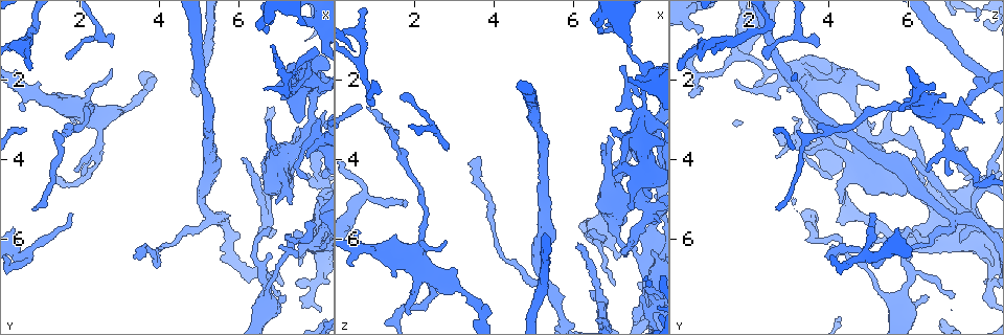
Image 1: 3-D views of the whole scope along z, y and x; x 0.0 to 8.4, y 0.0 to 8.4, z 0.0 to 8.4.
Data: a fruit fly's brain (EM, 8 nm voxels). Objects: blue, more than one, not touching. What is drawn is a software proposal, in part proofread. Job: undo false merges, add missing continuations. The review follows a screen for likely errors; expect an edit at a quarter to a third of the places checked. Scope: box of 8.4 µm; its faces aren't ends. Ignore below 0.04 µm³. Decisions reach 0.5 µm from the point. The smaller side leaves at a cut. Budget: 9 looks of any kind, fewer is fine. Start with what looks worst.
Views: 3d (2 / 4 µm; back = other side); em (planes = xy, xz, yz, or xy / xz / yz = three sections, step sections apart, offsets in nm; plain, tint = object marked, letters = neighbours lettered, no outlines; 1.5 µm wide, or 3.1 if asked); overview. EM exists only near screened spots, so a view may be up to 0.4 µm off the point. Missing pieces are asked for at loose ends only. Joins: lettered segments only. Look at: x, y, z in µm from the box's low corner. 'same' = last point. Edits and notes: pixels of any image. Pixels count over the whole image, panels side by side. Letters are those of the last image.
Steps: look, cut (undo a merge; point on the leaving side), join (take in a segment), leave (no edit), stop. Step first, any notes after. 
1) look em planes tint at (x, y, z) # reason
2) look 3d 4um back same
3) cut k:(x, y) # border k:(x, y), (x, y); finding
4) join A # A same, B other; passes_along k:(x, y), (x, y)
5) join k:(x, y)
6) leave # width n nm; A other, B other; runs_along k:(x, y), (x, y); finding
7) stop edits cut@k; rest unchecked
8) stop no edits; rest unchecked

look 3d 2um at (7.75, 1.85, 2.65) # thin arm on a thick one

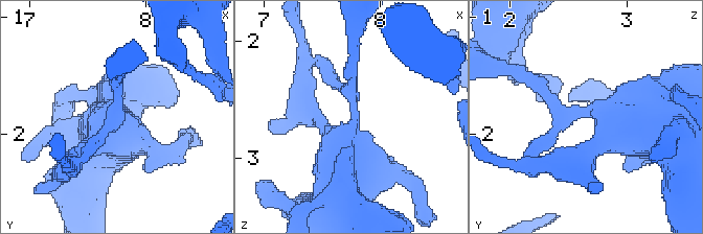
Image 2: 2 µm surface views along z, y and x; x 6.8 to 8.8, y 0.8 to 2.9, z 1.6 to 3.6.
look em planes letters at (7.74, 1.84, 2.68) # need the tissue

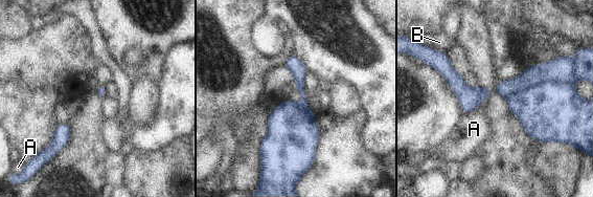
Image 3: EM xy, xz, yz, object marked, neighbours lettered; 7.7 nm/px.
cut 3:(561, 69) # width 70 nm; longest_contact A 120 nm; A other, B other; a second neuron is stuck on

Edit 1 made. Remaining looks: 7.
look overview

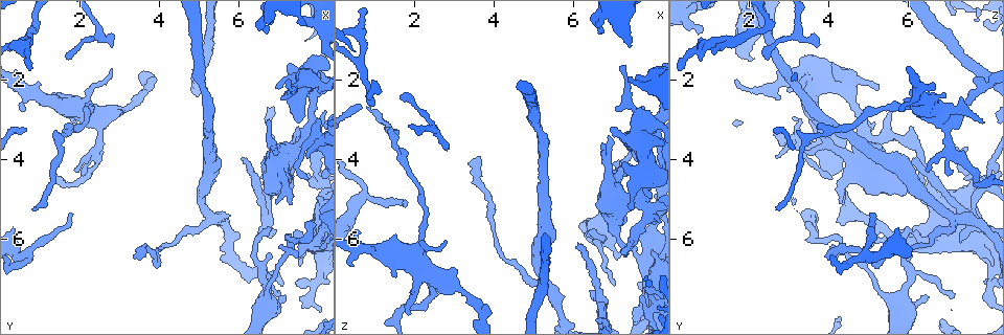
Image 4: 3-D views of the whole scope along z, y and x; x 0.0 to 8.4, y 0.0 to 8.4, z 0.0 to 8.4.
look em planes letters at (6.05, 4.00, 6.25) # free end

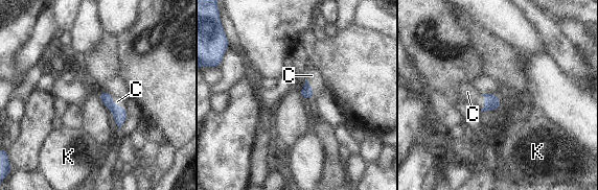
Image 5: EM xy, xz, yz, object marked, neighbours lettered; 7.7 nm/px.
join C # width 90 nm; C same, K other; passes_along 5:(306, 91), (313, 90), (312, 75); it goes on there

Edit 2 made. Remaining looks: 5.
look overview

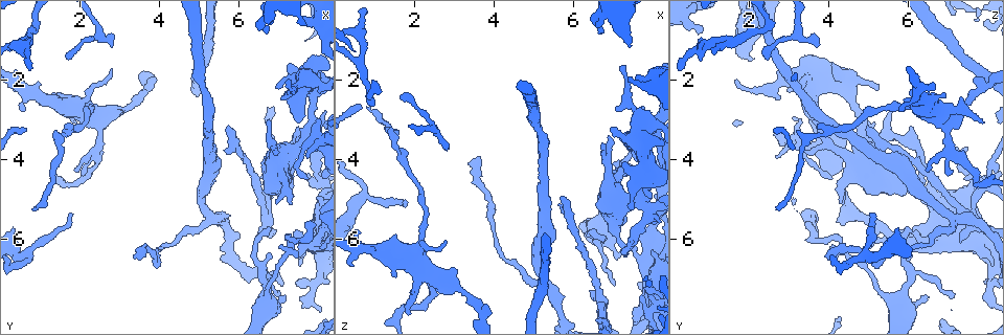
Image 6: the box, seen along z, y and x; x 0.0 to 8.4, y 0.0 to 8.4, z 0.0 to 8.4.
look 3d 4um at (7.65, 4.55, 4.10) # an open end

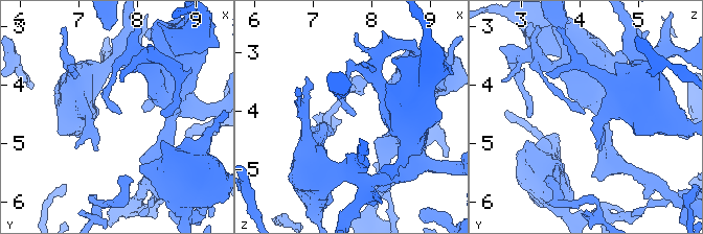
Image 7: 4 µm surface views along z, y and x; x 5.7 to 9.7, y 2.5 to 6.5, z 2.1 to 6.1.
look em xy step 4 letters at (7.70, 4.50, 4.10)

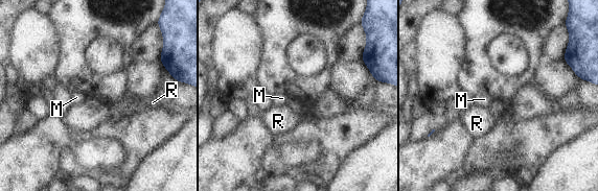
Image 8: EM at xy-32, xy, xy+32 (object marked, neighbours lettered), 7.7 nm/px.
look em planes letters same # another direction

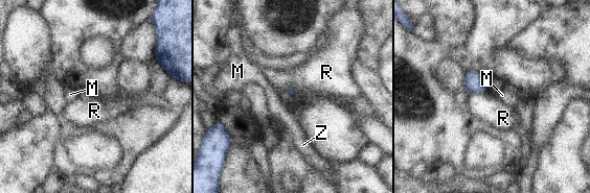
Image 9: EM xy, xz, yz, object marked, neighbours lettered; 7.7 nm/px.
leave # longest_contact R 140 nm; M other, R other, Z other; border 9:(470, 91), (486, 93); none of them fits

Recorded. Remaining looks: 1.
stop edits cut@3, join@5; rest unchecked

